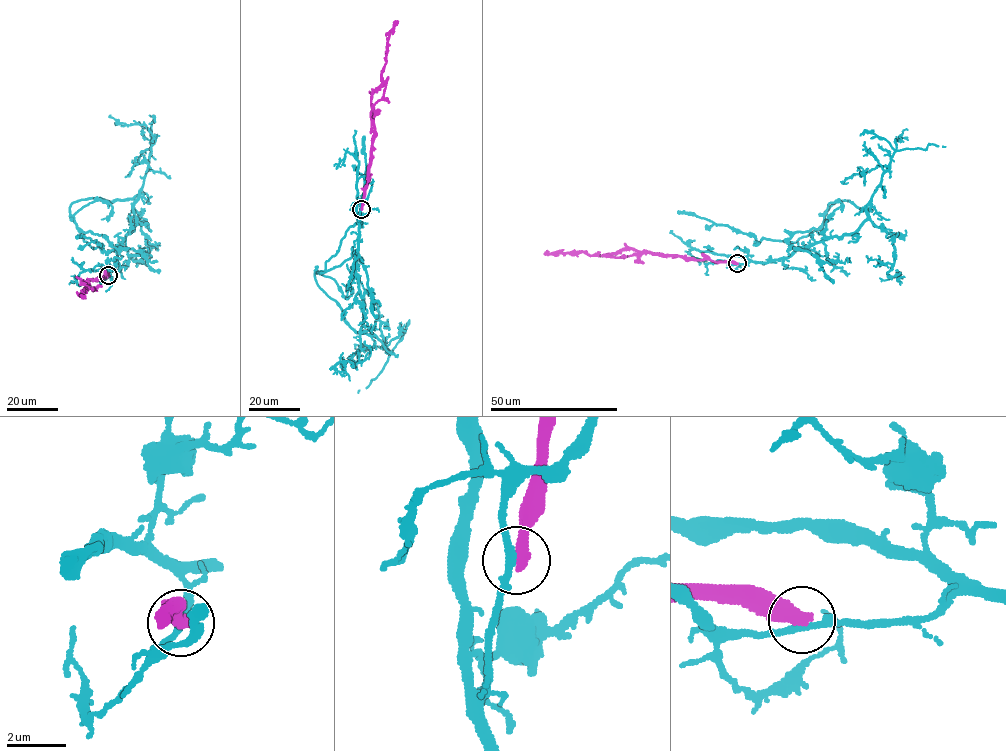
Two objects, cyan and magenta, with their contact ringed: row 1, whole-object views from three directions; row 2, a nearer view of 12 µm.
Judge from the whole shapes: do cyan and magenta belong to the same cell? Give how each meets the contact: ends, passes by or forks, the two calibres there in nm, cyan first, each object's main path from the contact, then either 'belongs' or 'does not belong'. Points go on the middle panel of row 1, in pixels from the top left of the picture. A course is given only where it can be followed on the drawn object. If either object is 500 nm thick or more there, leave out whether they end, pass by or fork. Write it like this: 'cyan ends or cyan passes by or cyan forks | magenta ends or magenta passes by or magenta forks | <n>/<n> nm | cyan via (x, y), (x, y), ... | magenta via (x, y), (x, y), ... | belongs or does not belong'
cyan passes by | magenta ends | 200/400 nm | cyan via (361, 209), (355, 269), (361, 331), (369, 334), (354, 330), (314, 275), (357, 222), (364, 136) | magenta via (361, 209), (374, 135), (371, 95), (381, 82), (388, 33), (398, 21) | does not belong

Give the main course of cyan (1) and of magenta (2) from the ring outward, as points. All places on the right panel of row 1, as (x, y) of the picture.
1: (737, 264), (786, 258), (851, 235), (870, 205), (836, 201), (817, 230), (788, 242), (758, 242), (677, 211)
2: (737, 263), (652, 255), (633, 249), (599, 255), (544, 253)

